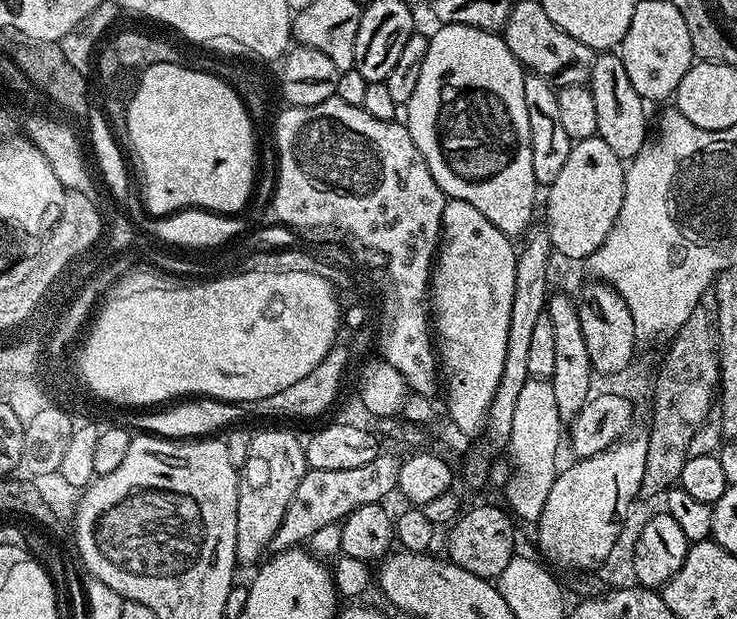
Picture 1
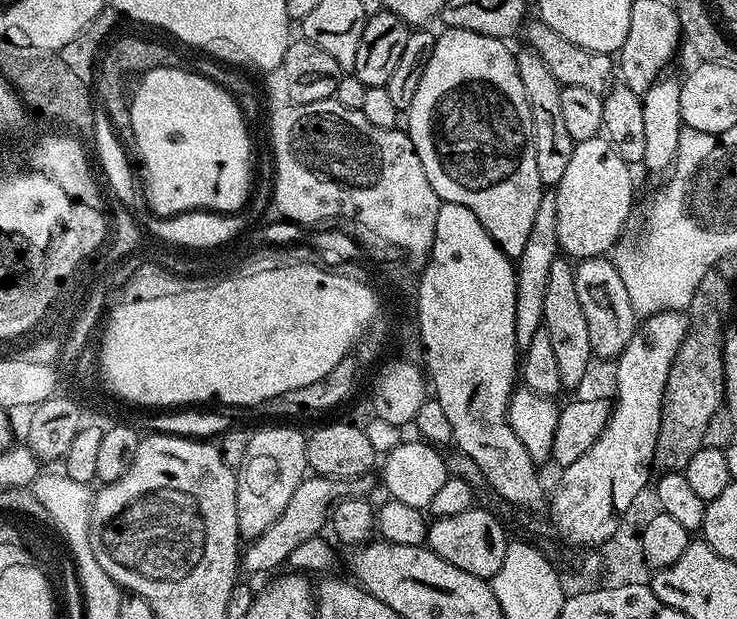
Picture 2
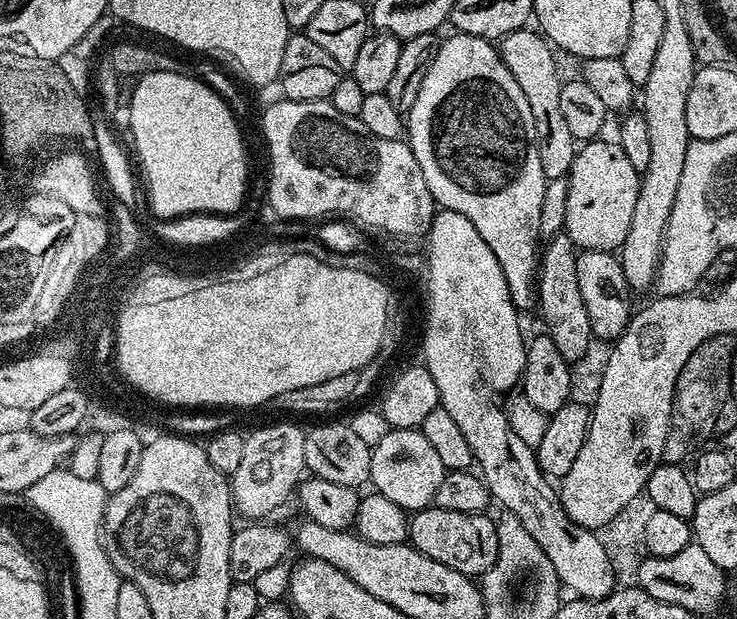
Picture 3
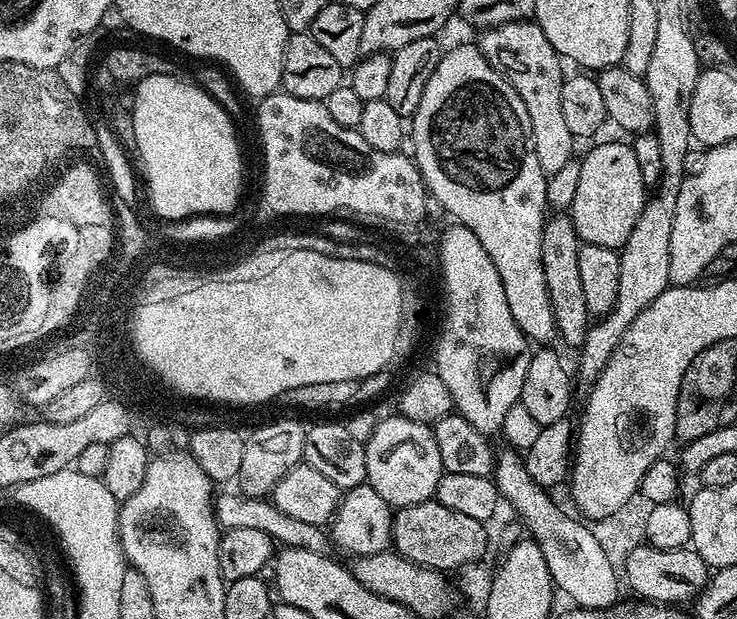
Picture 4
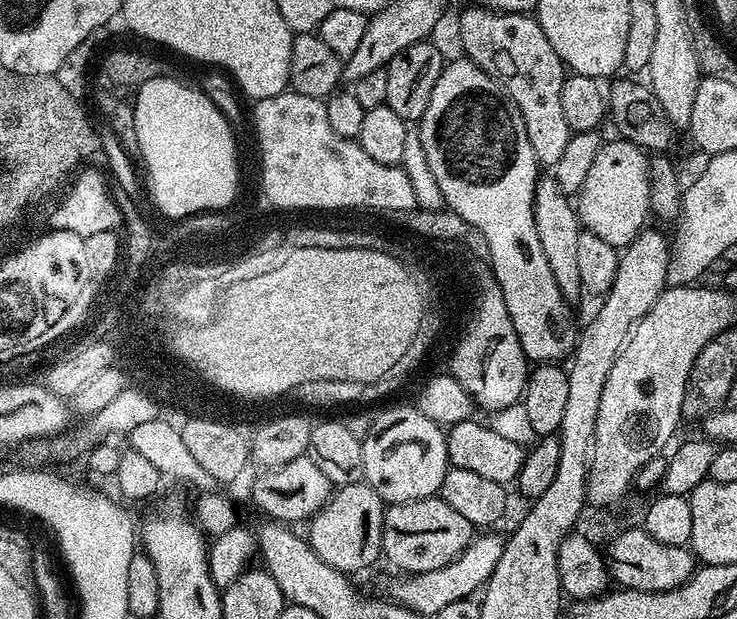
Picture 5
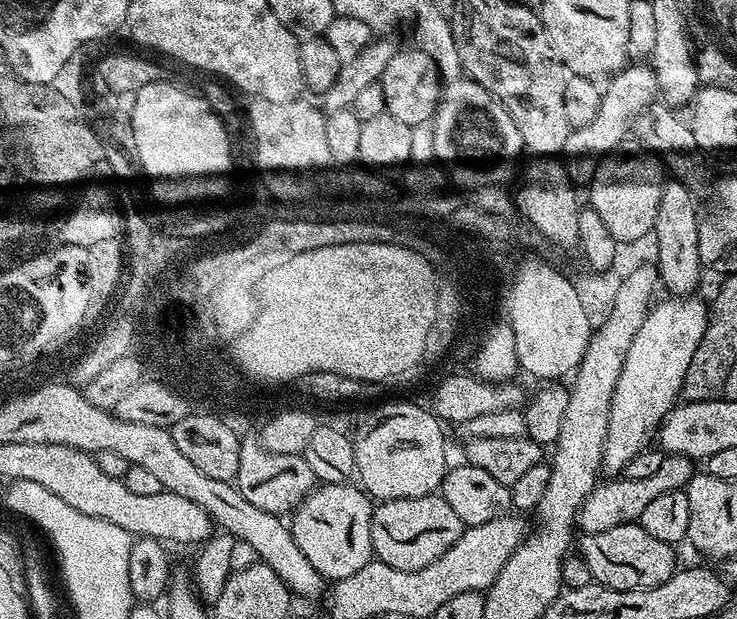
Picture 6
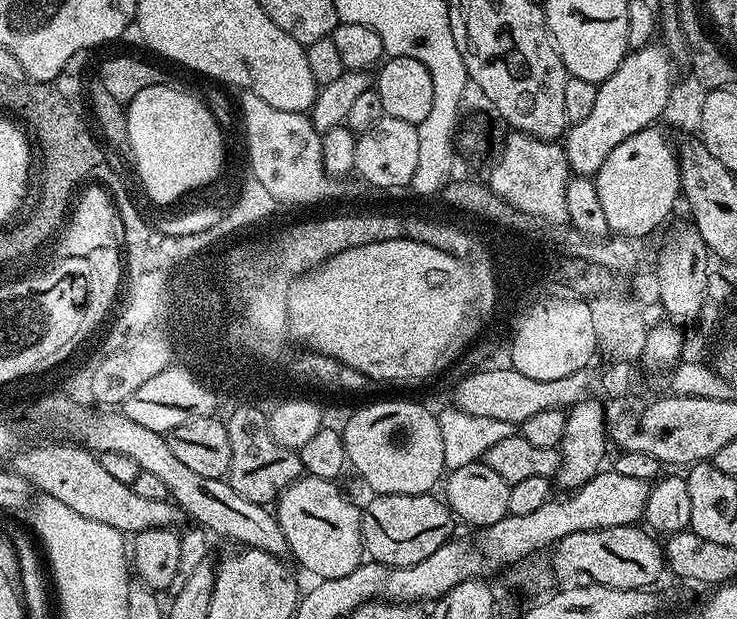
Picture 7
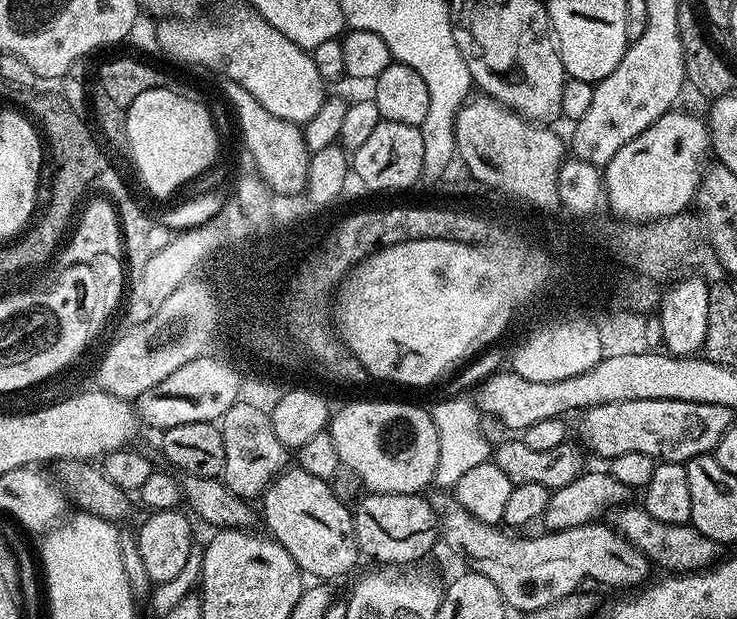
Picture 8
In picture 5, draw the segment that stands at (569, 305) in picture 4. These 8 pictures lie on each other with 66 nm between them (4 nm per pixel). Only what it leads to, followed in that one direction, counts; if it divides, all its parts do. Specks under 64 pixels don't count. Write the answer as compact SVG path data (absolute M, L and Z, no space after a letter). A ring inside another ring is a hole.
M544 174L536 181L536 197L532 209L534 222L538 226L538 242L542 242L542 250L546 254L546 262L550 262L550 274L554 274L558 290L562 290L565 300L579 301L584 287L582 274L578 274L578 238L582 225L580 217L576 215L575 203L569 193L558 186L555 175Z

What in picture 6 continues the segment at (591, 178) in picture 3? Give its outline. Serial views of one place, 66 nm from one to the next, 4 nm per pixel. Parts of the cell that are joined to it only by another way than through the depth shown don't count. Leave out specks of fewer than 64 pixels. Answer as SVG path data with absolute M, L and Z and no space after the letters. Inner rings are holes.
M647 151L632 152L629 156L621 154L609 154L597 163L596 175L592 177L592 183L587 189L587 203L596 211L598 218L602 218L606 230L610 230L612 237L617 242L640 242L644 235L649 235L654 226L654 218L658 214L660 199L664 193L666 172L660 169L661 161L655 155Z

